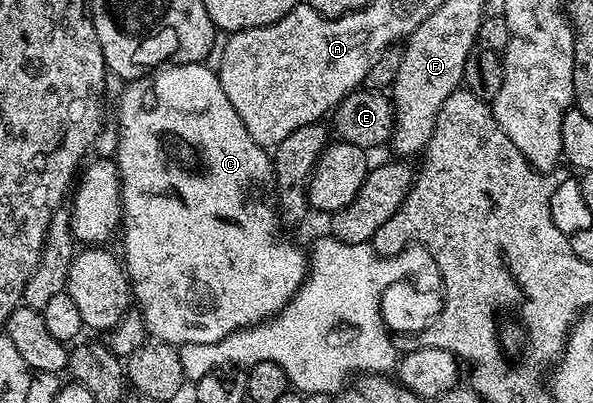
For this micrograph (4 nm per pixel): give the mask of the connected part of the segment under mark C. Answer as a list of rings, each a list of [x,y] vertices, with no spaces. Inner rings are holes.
[[[179,62],[177,64],[167,64],[159,66],[153,72],[135,78],[129,83],[130,86],[122,94],[122,99],[118,102],[118,154],[116,153],[116,161],[118,163],[118,177],[122,180],[122,224],[120,227],[120,239],[122,238],[121,257],[124,259],[126,273],[130,279],[132,287],[132,298],[135,303],[142,305],[142,322],[146,325],[146,330],[151,339],[159,342],[168,342],[172,346],[183,346],[184,344],[216,344],[220,340],[224,340],[226,336],[237,330],[247,330],[249,326],[256,326],[260,322],[266,321],[268,318],[274,317],[280,313],[285,306],[290,303],[290,299],[302,283],[306,281],[308,273],[308,254],[305,249],[301,250],[294,242],[289,242],[286,238],[281,238],[283,223],[280,221],[280,214],[273,205],[270,206],[266,202],[262,202],[262,194],[254,186],[262,186],[265,182],[269,183],[272,178],[272,158],[268,153],[267,147],[256,144],[256,140],[252,140],[252,136],[248,136],[248,128],[244,128],[244,120],[240,120],[240,112],[236,112],[236,108],[232,108],[232,100],[228,100],[224,88],[220,84],[217,73],[211,67],[201,62]]]

